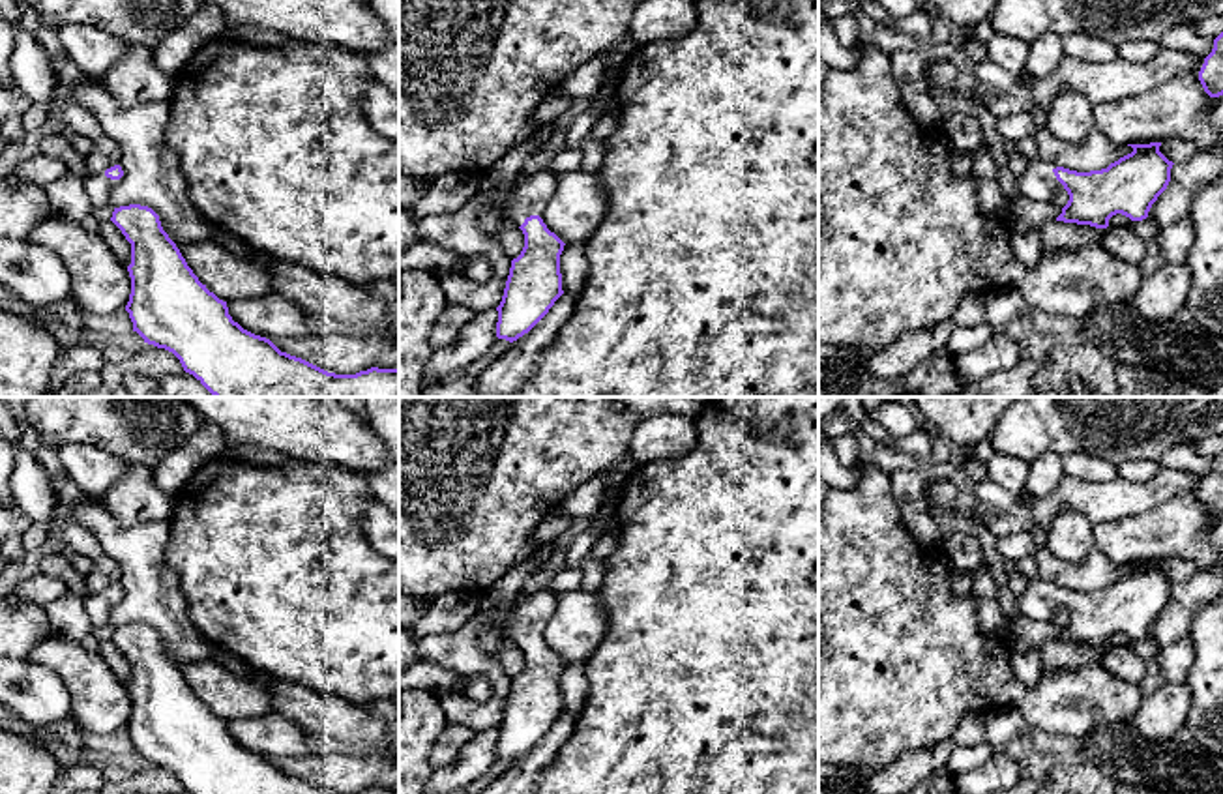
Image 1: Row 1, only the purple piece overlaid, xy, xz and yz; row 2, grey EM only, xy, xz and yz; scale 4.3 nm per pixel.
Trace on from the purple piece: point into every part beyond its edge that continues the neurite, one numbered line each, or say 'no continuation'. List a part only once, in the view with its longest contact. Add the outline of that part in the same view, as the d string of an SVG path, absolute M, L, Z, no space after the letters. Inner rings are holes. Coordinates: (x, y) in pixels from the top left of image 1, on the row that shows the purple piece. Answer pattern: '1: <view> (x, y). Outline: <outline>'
1: xz (534, 193). Outline: M549 172L526 176L515 195L511 208L506 212L506 217L517 227L521 227L530 215L541 217L547 202L556 191L556 182L556 176Z

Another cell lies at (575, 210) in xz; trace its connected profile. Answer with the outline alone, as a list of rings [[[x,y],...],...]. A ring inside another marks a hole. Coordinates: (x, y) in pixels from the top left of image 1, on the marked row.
[[[573,170],[556,180],[556,191],[541,219],[564,243],[586,242],[605,219],[605,195],[597,172]]]

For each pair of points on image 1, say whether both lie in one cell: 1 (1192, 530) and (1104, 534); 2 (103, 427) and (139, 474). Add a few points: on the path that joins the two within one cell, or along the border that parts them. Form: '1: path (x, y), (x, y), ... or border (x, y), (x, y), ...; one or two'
1: path (1169, 532), (1126, 534); one
2: border (132, 465), (145, 465), (150, 470); two

